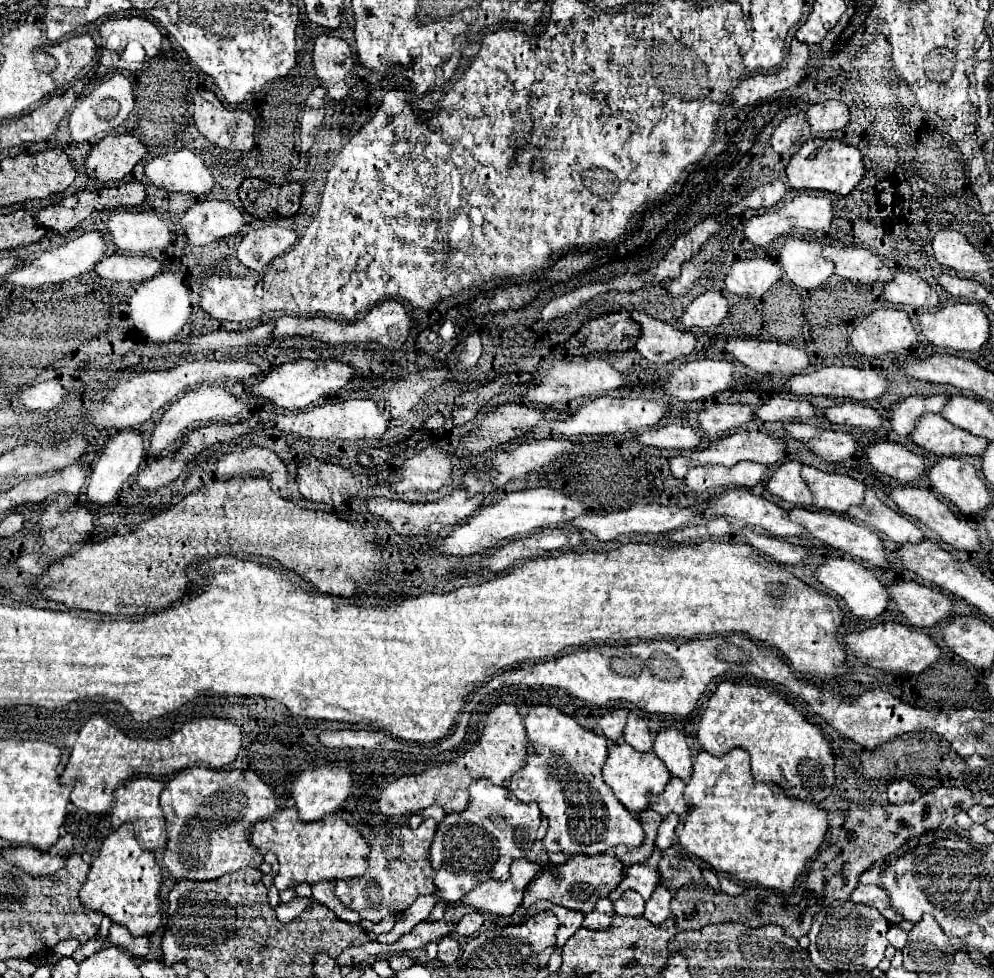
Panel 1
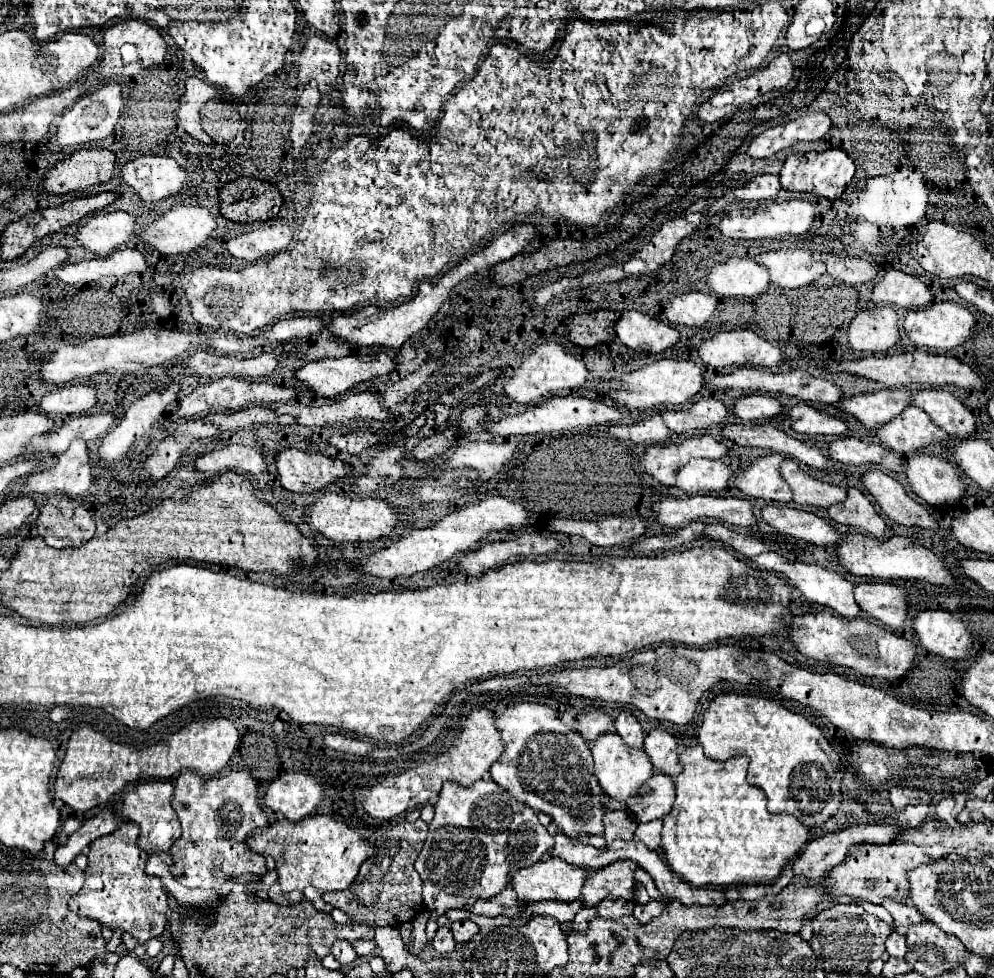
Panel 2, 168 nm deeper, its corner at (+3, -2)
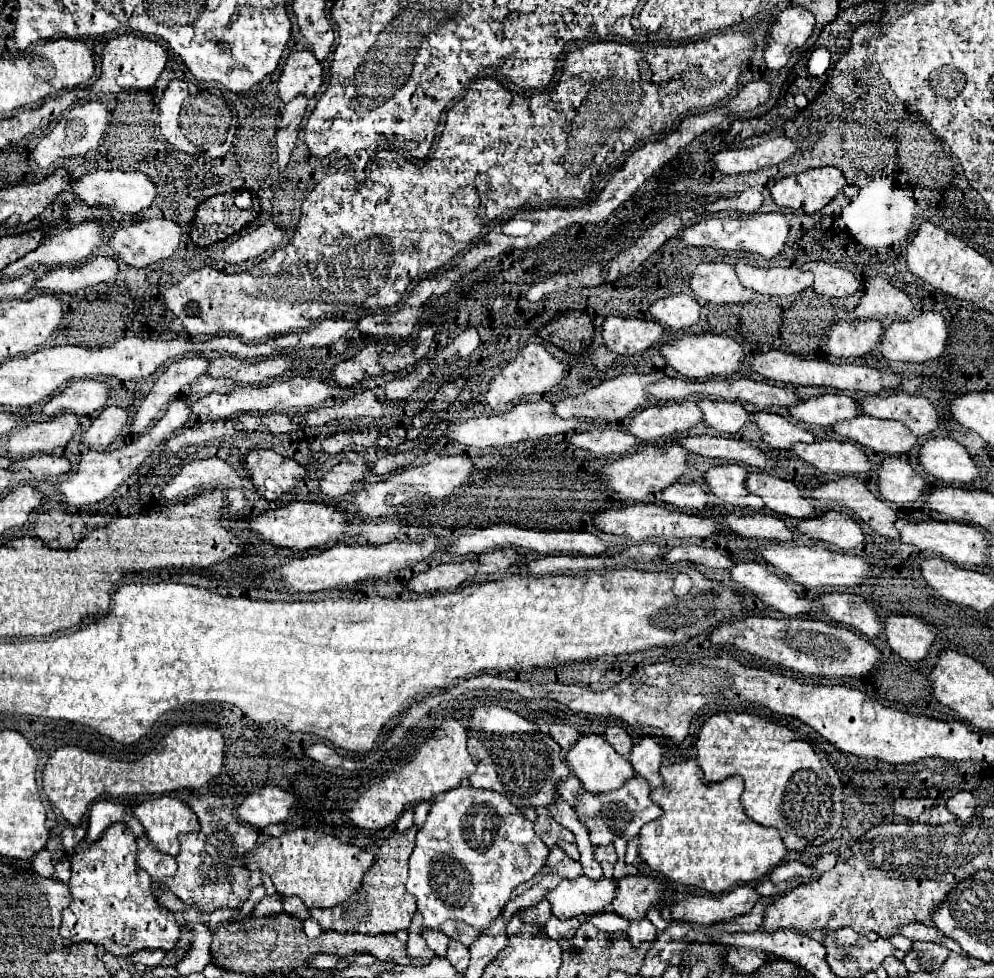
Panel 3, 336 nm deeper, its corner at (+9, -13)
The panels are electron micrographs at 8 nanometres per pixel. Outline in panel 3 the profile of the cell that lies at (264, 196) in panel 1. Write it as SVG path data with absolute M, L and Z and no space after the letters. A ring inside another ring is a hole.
M231 191L231 193L213 195L197 209L197 217L191 229L193 243L205 247L239 233L245 225L249 225L259 215L259 207L253 211L243 211L252 207L253 197L248 191L239 194Z

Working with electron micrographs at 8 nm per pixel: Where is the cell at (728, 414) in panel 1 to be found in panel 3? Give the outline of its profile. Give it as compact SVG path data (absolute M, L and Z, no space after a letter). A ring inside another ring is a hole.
M695 401L671 403L671 405L651 405L639 411L627 425L629 433L635 437L655 443L659 439L669 439L675 433L693 429L697 423L703 423L703 413Z

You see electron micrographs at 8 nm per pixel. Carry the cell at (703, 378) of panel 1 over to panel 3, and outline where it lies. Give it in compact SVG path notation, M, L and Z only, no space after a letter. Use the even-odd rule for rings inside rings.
M655 371L655 373L627 373L627 375L619 375L615 379L607 379L601 385L597 385L595 389L589 389L587 393L579 395L579 397L569 397L563 401L555 401L557 413L559 417L567 419L573 415L579 417L587 417L587 419L605 419L605 421L623 421L627 419L631 413L637 411L637 407L645 407L649 403L649 393L647 387L663 381L665 373L663 371Z

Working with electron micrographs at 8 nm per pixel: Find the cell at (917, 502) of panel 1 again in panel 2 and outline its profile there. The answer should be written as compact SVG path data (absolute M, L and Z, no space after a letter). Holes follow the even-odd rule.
M879 468L867 470L861 476L863 488L867 494L875 498L881 512L895 524L907 526L907 528L927 528L927 530L939 530L937 520L927 514L927 508L919 502L915 502L905 488Z

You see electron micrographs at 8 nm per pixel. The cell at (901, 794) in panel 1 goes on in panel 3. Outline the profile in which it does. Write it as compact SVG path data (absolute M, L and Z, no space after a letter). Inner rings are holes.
M897 799L893 803L893 811L895 811L895 815L899 815L907 821L917 821L917 817L931 805L933 805L933 801L929 801L929 799Z

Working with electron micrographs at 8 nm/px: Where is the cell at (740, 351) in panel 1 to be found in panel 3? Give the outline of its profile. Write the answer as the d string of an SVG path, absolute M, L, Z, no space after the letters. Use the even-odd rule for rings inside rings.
M691 335L671 343L661 343L661 355L667 363L685 375L687 379L713 379L713 377L729 377L741 369L741 363L749 355L735 339L727 335Z

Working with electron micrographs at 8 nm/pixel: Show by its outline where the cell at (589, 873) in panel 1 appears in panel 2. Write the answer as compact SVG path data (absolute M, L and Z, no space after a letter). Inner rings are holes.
M619 860L603 870L589 870L589 880L581 890L585 906L595 906L605 896L635 902L635 868L635 862Z

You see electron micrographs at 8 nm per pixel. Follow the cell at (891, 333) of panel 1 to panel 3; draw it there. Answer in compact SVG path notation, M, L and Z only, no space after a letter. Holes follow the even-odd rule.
M857 319L851 323L837 323L835 329L829 333L827 353L849 359L849 357L863 357L877 349L881 339L879 321L875 319Z

